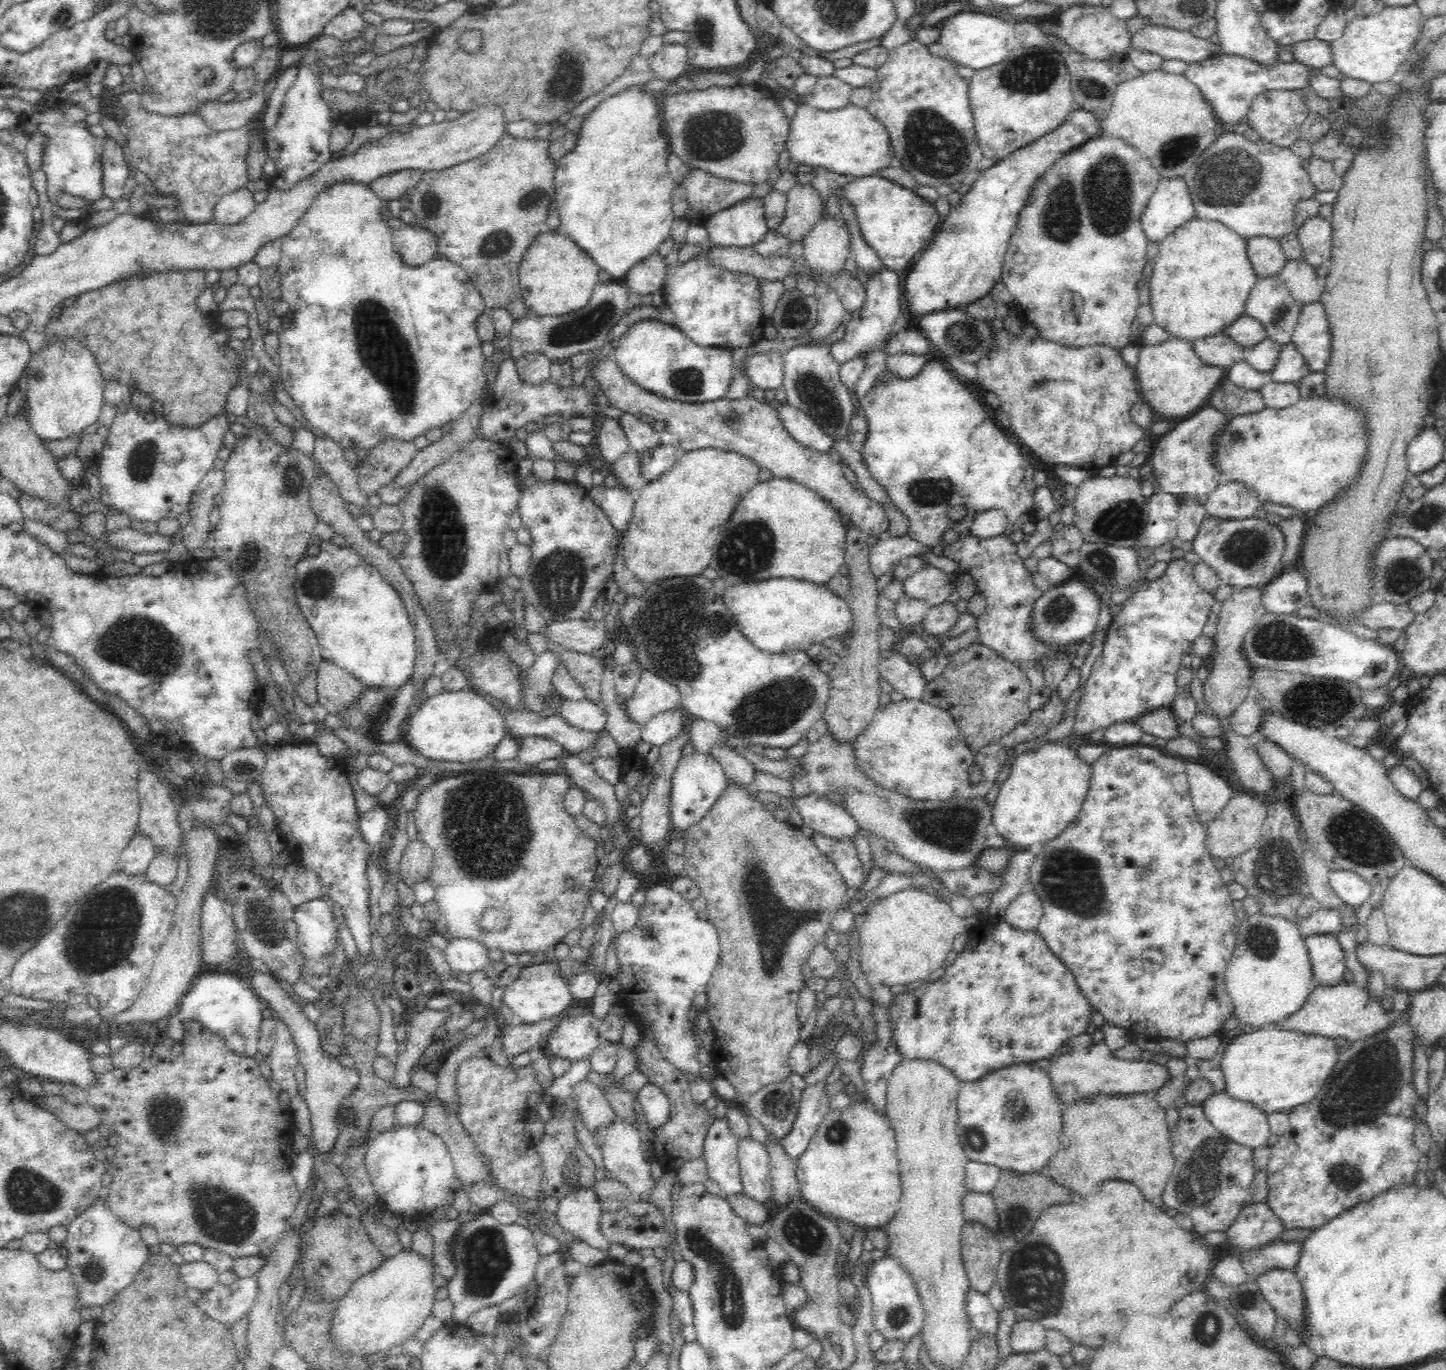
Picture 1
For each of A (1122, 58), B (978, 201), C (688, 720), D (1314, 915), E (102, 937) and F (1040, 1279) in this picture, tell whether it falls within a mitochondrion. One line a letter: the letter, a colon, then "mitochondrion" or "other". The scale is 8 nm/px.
A: other
B: other
C: other
D: other
E: mitochondrion
F: mitochondrion

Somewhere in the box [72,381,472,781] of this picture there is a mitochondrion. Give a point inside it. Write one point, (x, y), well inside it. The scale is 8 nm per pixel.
(130, 642)

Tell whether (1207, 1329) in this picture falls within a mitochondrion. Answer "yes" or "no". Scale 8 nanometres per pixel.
yes

